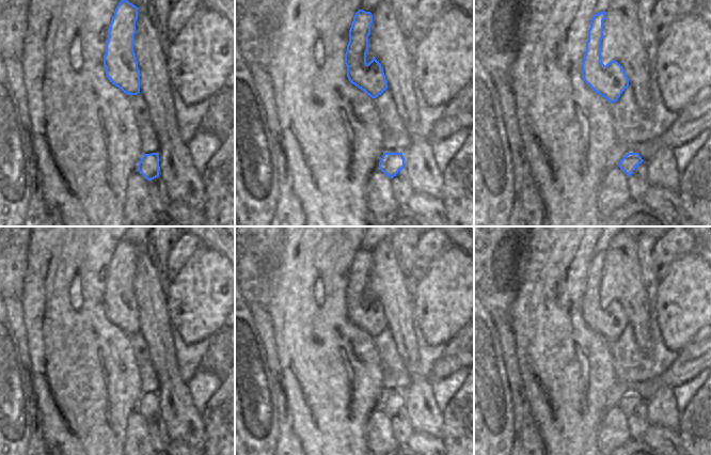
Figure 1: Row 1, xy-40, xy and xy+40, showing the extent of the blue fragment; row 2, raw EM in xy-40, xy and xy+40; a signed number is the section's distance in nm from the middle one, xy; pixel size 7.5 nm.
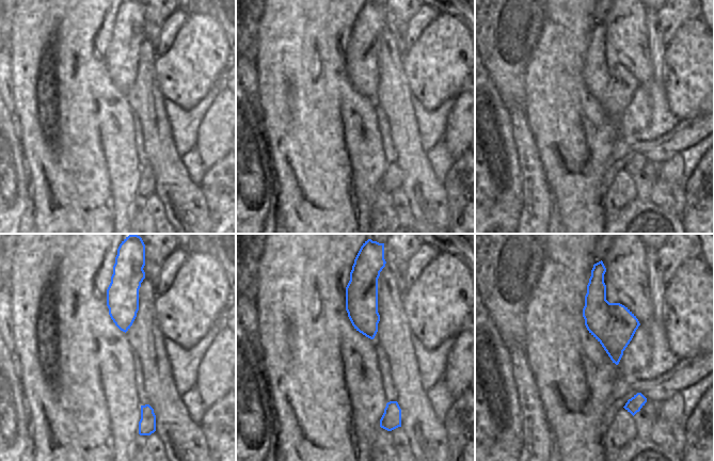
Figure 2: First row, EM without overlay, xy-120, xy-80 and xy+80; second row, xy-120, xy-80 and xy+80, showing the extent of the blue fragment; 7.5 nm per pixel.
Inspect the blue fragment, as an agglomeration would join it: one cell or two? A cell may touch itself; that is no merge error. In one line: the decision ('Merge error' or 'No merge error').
No merge error.

